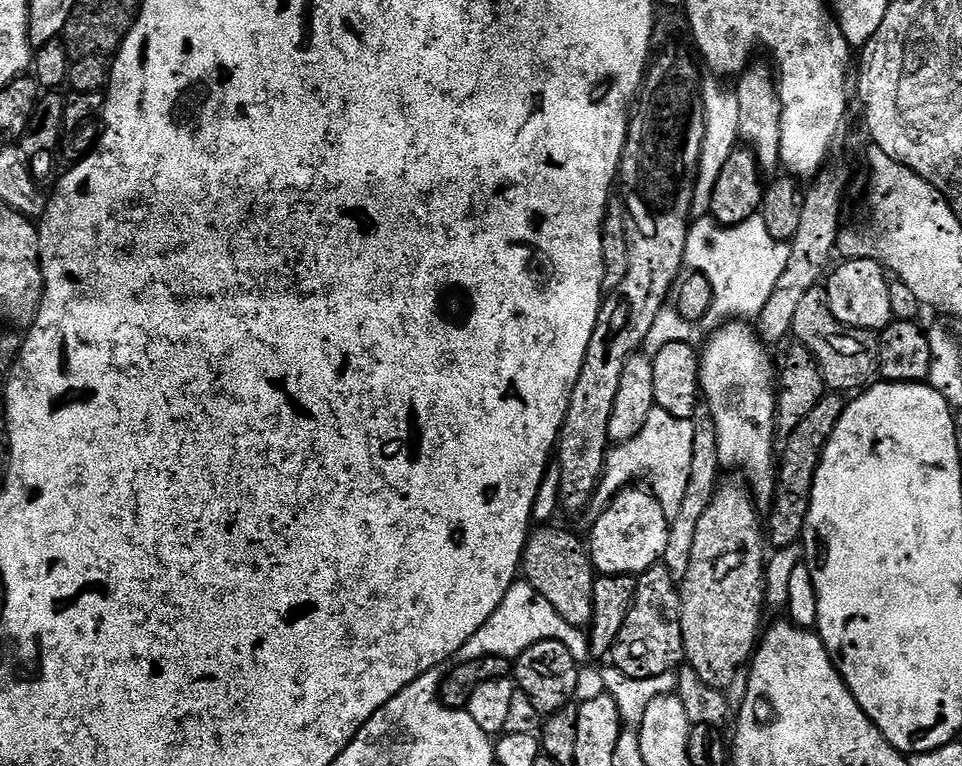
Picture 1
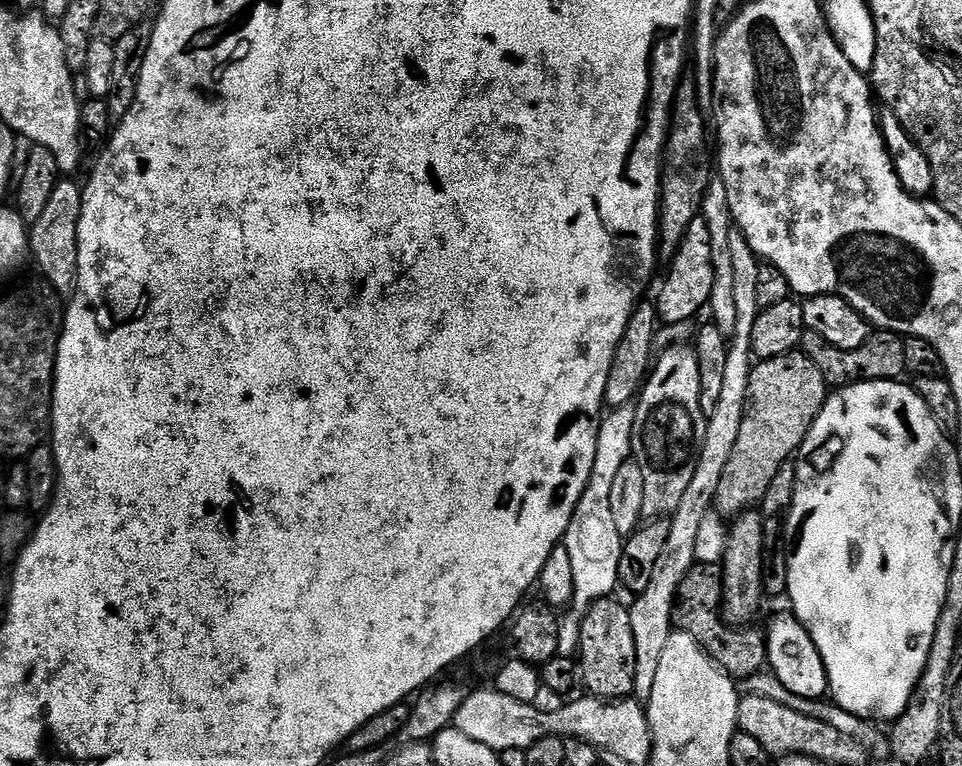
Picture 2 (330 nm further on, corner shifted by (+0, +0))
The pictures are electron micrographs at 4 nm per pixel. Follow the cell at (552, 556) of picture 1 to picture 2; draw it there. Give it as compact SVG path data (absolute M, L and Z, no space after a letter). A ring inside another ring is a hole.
M616 598L597 600L589 608L580 621L580 650L578 653L578 667L582 673L584 684L591 695L606 701L622 700L631 697L636 691L636 651L634 650L634 626L632 614L624 608Z

